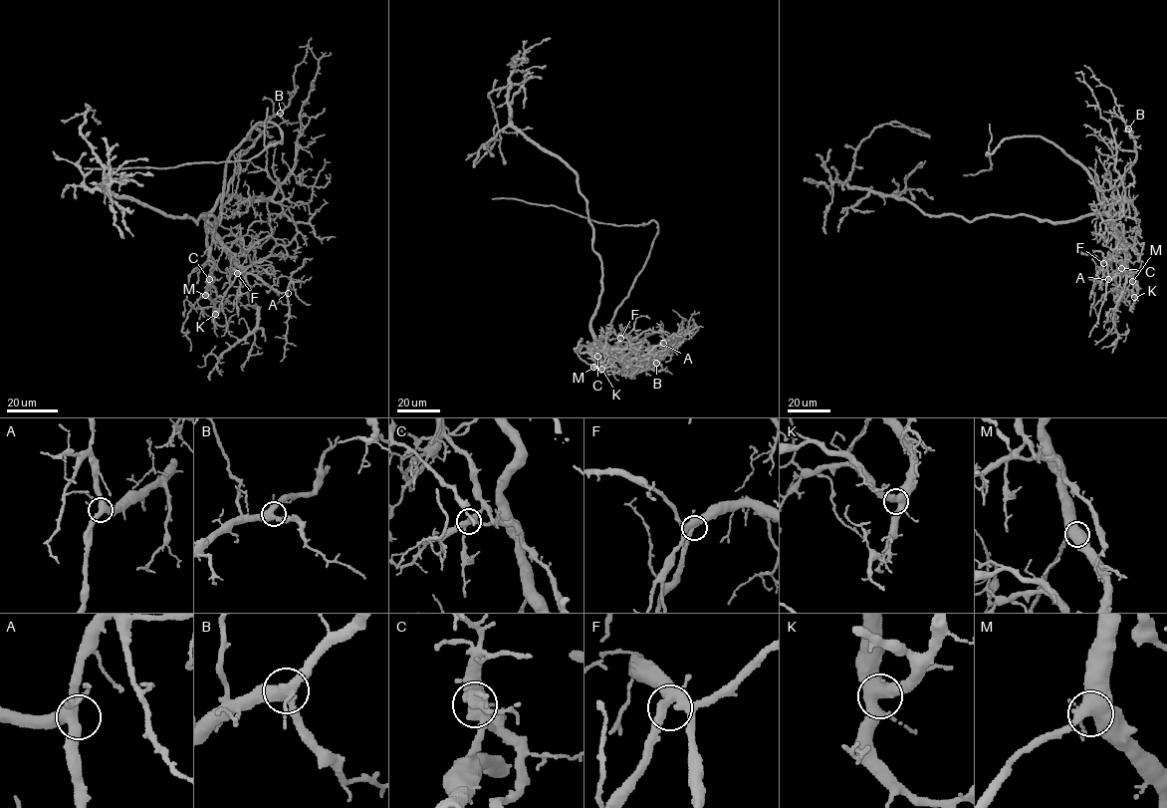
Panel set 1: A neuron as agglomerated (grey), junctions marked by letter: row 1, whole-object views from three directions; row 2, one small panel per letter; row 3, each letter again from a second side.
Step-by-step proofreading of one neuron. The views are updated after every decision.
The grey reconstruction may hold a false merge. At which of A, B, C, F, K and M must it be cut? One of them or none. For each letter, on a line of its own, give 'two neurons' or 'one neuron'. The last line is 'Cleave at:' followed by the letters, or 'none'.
A: one neuron
B: one neuron
C: two neurons
F: one neuron
K: one neuron
M: one neuron
Cleave at: C

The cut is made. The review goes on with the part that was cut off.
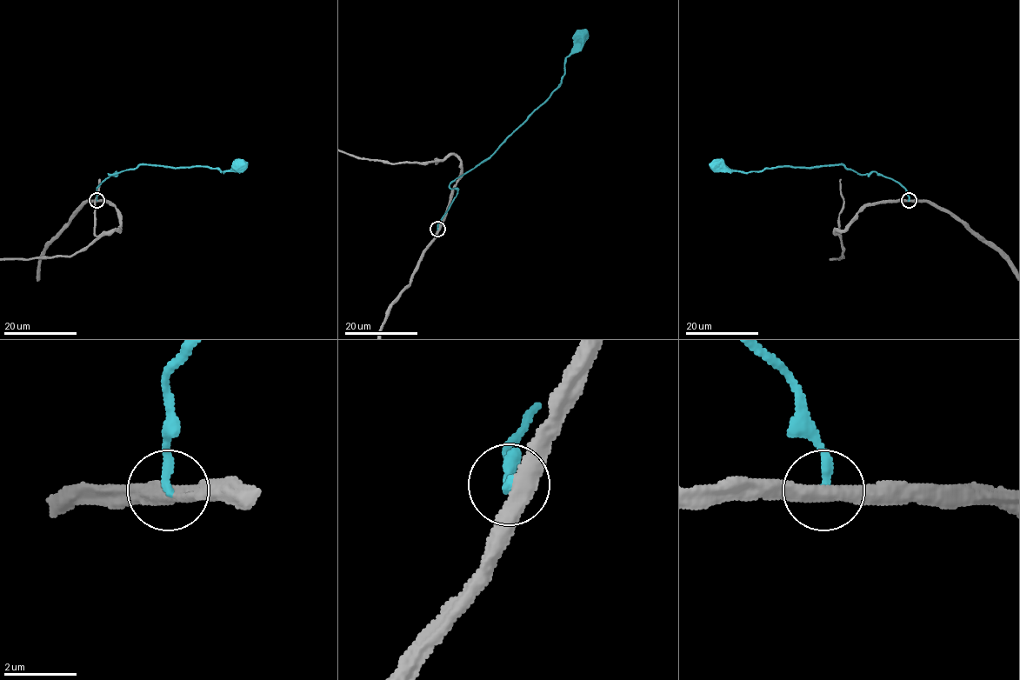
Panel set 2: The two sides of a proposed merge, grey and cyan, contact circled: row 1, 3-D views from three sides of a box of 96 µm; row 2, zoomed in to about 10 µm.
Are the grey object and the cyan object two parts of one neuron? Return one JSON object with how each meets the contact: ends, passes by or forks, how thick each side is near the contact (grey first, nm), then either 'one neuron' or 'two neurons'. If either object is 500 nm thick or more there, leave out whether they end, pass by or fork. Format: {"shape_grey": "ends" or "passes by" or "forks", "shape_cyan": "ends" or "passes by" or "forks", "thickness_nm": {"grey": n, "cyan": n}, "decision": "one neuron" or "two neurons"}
{"shape_grey": "passes by", "shape_cyan": "ends", "thickness_nm": {"grey": 440, "cyan": 280}, "decision": "two neurons"}

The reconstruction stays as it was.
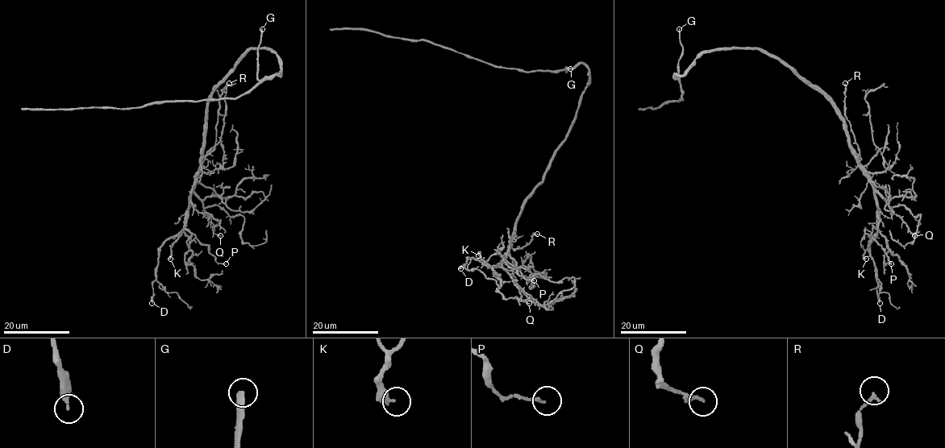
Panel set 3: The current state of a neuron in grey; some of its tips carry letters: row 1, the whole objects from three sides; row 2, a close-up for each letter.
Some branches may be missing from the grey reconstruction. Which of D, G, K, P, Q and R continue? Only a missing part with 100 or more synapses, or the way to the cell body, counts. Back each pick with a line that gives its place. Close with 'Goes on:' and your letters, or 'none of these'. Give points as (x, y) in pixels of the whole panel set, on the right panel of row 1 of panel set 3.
G: place (679, 29)
Goes on: G

